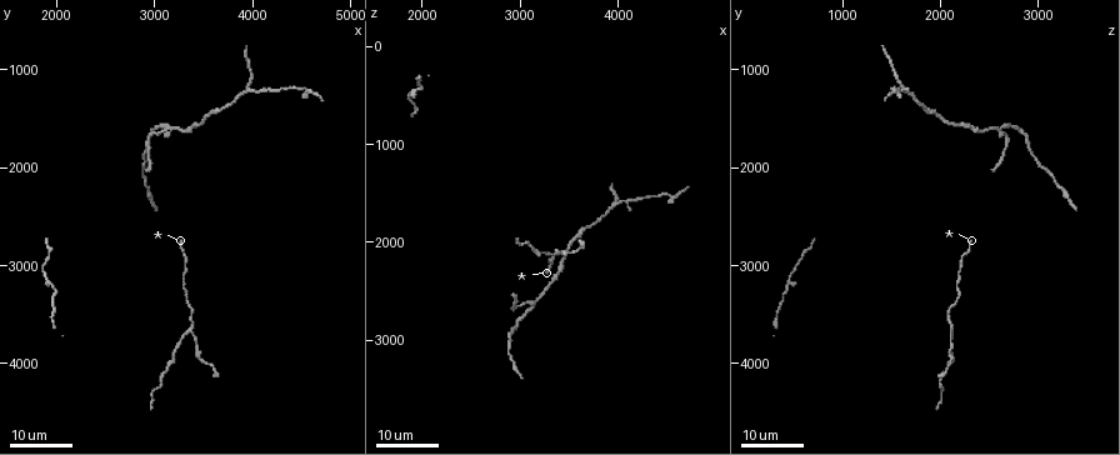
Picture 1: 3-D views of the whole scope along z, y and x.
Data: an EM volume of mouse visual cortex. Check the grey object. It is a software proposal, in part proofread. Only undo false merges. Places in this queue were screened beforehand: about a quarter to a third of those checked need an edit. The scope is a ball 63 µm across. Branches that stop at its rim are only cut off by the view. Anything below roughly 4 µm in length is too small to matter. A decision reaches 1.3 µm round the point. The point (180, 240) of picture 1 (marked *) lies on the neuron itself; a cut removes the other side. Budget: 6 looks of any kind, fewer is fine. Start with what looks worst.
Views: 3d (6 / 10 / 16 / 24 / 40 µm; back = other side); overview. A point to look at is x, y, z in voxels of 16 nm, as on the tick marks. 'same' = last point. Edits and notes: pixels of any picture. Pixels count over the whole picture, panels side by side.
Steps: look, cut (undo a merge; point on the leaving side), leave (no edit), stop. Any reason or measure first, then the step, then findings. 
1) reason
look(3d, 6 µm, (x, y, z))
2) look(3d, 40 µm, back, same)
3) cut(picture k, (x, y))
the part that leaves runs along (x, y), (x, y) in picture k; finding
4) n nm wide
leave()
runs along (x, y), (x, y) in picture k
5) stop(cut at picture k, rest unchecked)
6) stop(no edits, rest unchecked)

arms part here
look(3d, 16 µm, (3380, 3660, 2120))

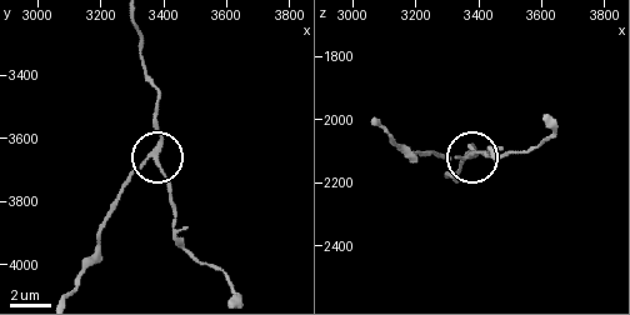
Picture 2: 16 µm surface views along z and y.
look(3d, 10 µm, (3370, 3670, 2110))

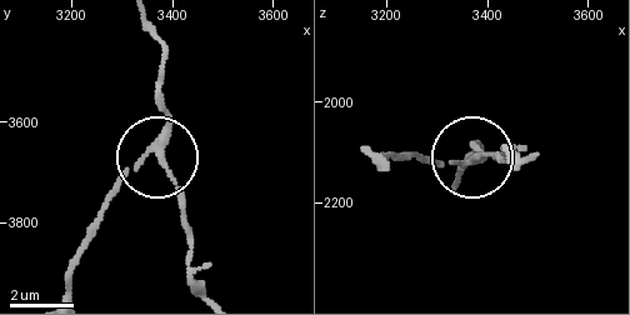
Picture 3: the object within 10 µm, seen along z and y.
180 nm wide
cut(picture 3, (183, 195))
the part that leaves runs along (161, 160), (201, 294) in picture 3; a second neuron is stuck on

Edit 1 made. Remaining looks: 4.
three arms meet
look(3d, 16 µm, (3140, 1620, 2600))

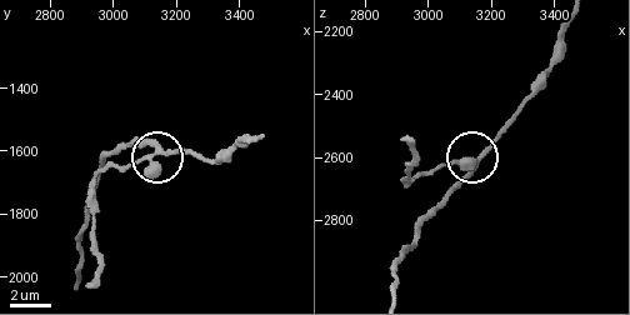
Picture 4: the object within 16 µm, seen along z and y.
look(3d, 10 µm, same)

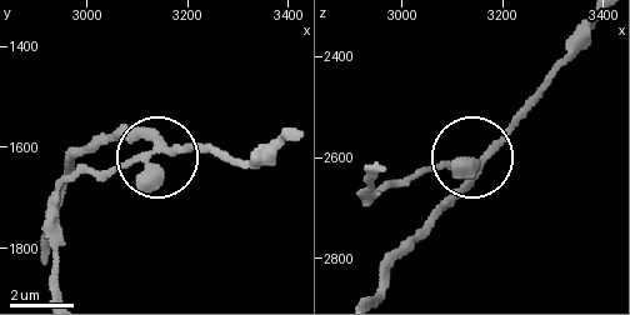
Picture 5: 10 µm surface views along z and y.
side arm 22 µm
cut(picture 5, (110, 173))
the part that leaves runs along (154, 150), (68, 183), (59, 199), (59, 288) in picture 5; two neurons meet here

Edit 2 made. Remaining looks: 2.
stop(cut at picture 3, cut at picture 5, rest unchecked)

